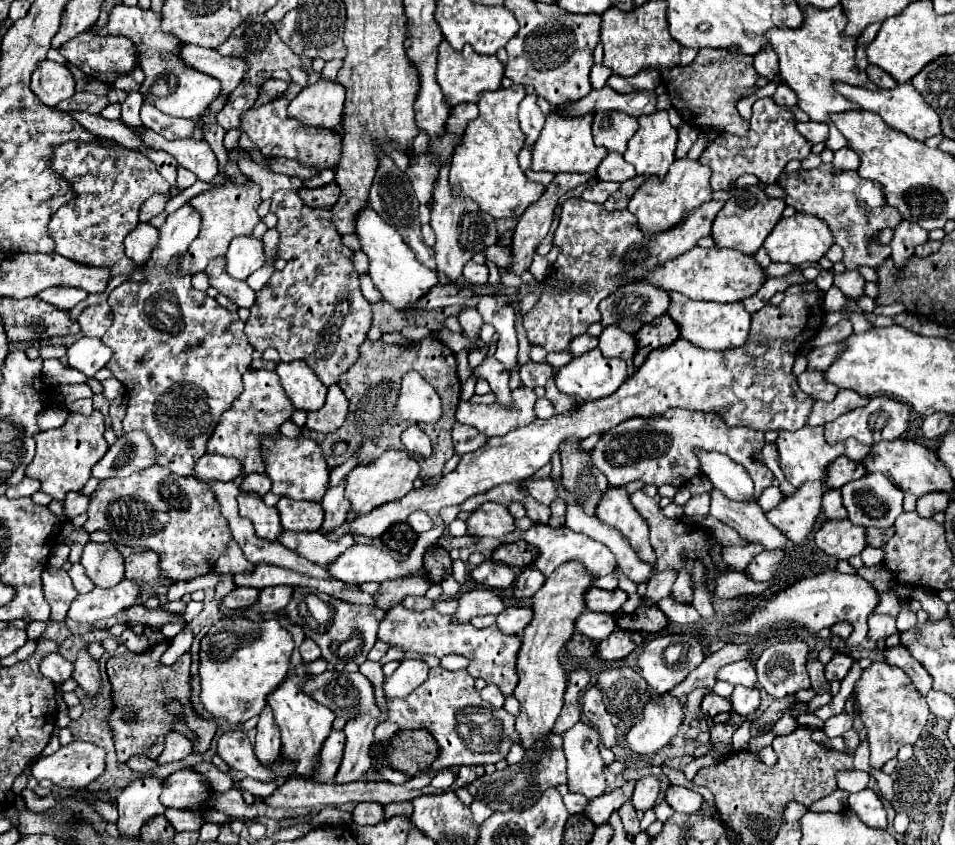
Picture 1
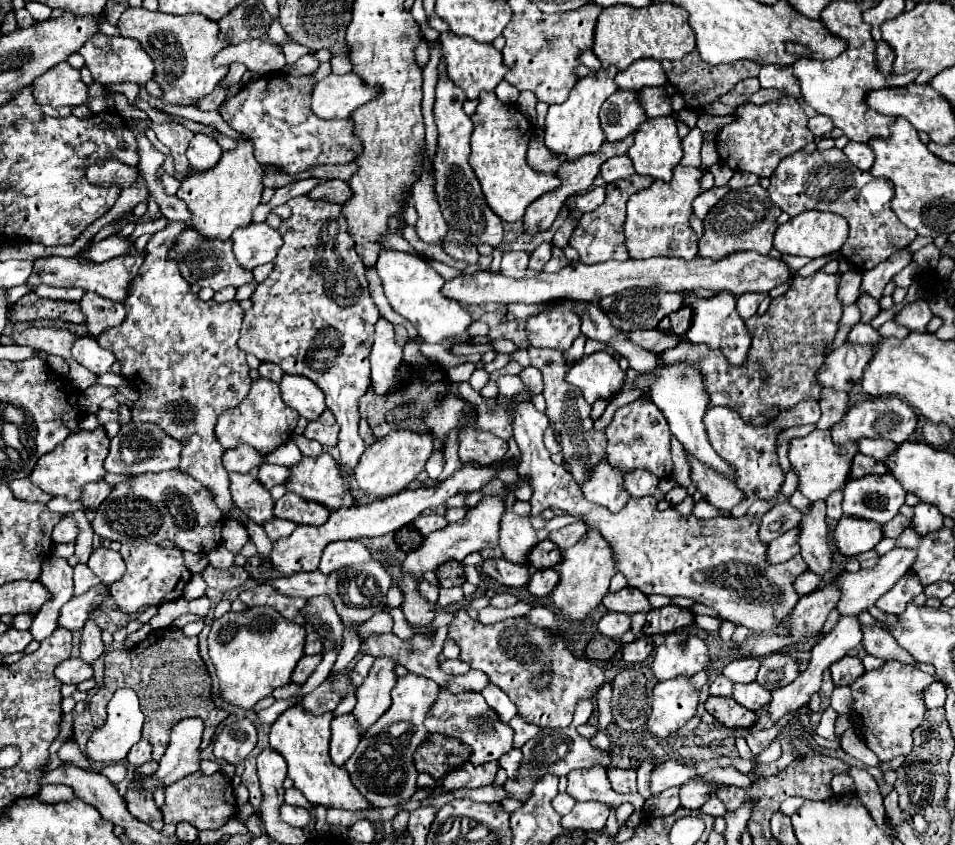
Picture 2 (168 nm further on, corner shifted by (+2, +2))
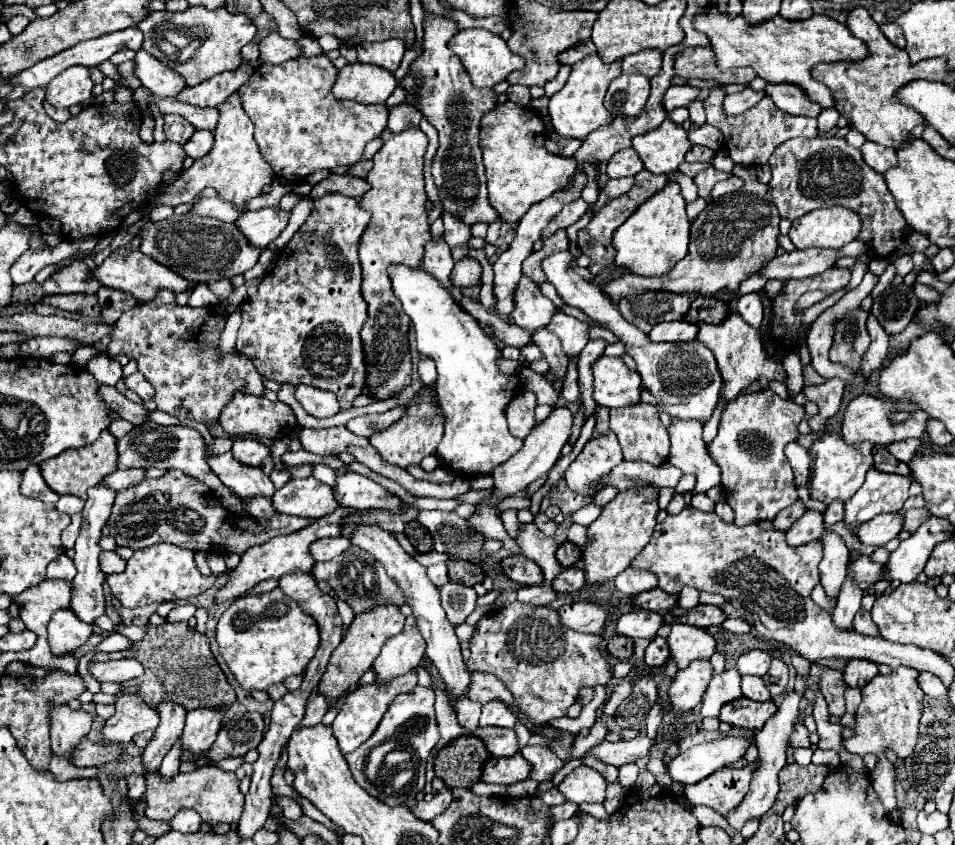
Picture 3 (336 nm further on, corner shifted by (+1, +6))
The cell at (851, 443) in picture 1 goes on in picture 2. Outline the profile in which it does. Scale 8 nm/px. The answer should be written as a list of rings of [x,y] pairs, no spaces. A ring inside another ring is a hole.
[[[860,440],[858,442],[860,452],[866,456],[872,456],[876,460],[886,460],[892,452],[898,450],[898,444],[894,444],[892,440]]]

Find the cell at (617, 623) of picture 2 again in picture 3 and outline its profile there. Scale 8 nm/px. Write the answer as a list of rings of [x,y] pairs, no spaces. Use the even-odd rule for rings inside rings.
[[[633,610],[623,614],[617,620],[617,634],[629,638],[655,638],[659,626],[663,624],[663,616],[651,610]]]

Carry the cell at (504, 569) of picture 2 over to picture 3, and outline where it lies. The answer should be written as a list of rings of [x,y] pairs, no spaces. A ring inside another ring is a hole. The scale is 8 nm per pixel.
[[[509,556],[509,558],[503,558],[499,562],[501,566],[501,572],[511,578],[513,582],[521,584],[521,586],[533,586],[533,584],[541,584],[543,582],[543,572],[541,568],[533,562],[533,560],[527,560],[525,556]]]

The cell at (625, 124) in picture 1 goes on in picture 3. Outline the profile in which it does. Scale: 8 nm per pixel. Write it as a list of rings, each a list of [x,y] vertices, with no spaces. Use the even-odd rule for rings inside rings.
[[[621,74],[605,94],[605,108],[611,116],[635,118],[649,98],[649,80],[641,74]]]

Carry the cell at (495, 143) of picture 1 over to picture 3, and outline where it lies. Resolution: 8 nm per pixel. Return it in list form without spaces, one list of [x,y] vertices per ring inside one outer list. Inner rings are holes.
[[[515,102],[497,104],[487,112],[479,128],[479,146],[483,150],[483,164],[489,188],[489,202],[505,222],[519,222],[521,216],[537,202],[545,200],[557,190],[563,190],[567,180],[575,174],[577,162],[573,158],[553,156],[543,146],[543,122],[533,112]]]

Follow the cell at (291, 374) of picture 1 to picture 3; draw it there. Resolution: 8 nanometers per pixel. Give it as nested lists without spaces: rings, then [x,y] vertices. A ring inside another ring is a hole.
[[[295,386],[295,398],[299,404],[315,418],[329,418],[339,412],[339,402],[333,392],[311,388],[311,386]]]

